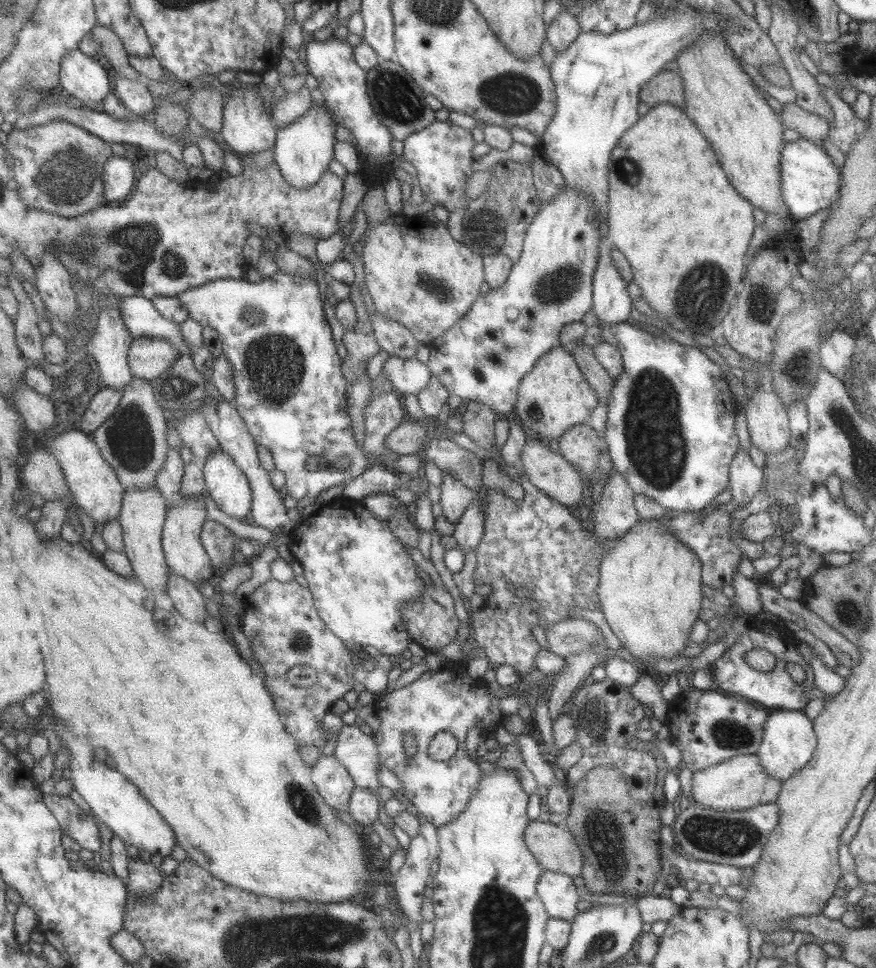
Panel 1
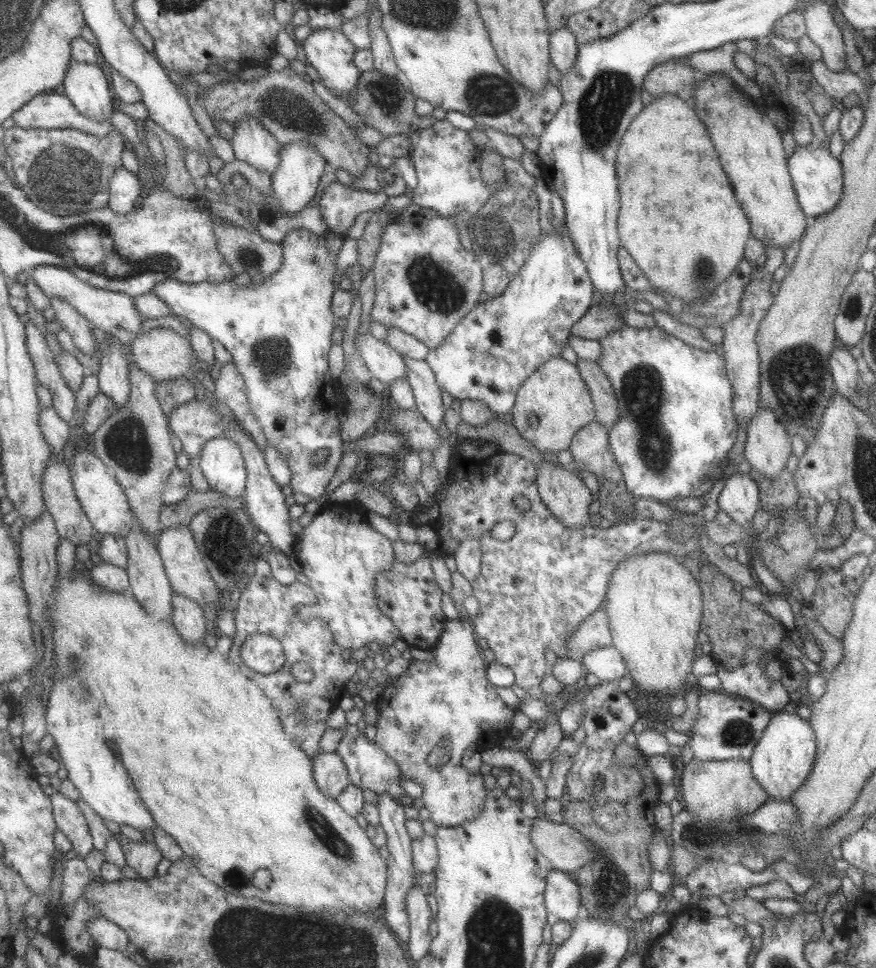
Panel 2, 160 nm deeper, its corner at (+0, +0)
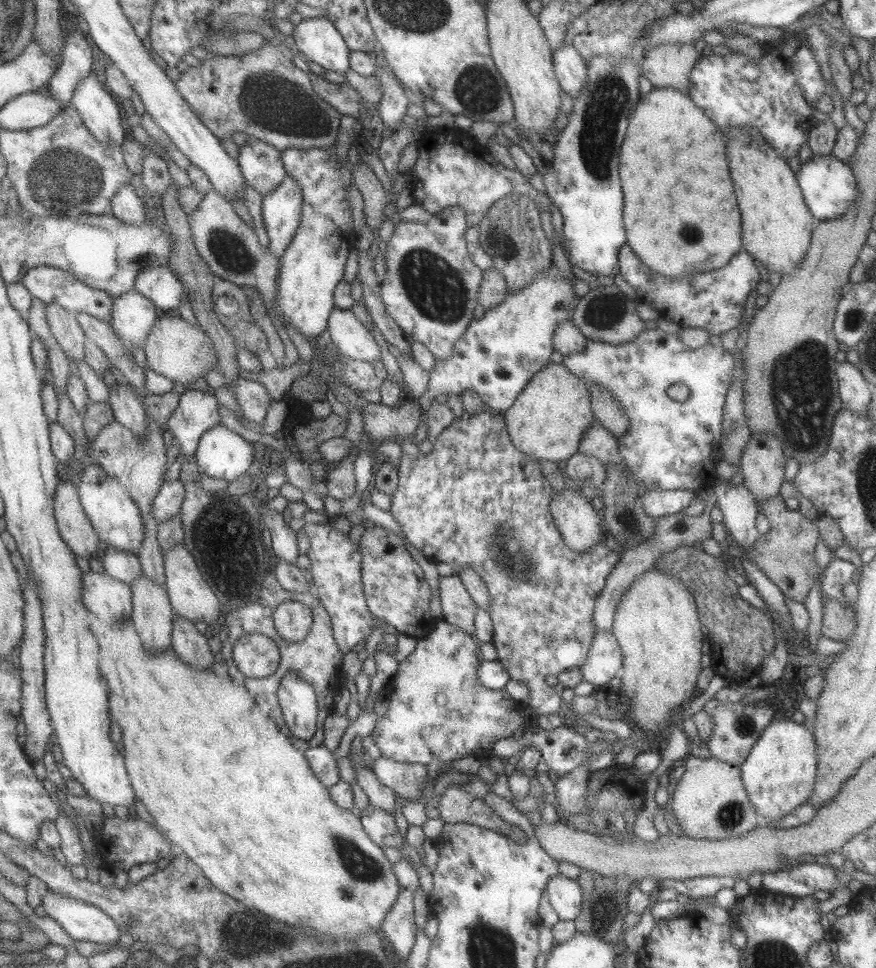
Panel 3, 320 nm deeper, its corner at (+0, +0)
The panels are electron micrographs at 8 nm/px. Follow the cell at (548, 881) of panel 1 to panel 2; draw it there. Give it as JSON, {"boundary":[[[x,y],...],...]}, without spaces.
{"boundary":[[[552,869],[545,877],[544,907],[549,918],[570,922],[579,910],[579,888],[567,873]]]}

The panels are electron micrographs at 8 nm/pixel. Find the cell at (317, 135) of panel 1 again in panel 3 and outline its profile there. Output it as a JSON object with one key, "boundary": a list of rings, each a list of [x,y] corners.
{"boundary":[[[285,175],[273,190],[262,195],[260,213],[269,239],[268,250],[277,259],[299,226],[301,189],[294,178]]]}

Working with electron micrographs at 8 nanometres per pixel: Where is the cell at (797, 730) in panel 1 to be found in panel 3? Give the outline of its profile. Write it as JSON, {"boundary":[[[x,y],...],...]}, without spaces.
{"boundary":[[[789,717],[773,719],[739,765],[747,801],[763,821],[781,821],[797,806],[807,803],[817,770],[816,744],[812,731]]]}

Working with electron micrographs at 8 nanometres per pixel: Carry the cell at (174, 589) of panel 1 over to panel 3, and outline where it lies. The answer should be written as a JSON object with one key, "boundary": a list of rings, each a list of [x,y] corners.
{"boundary":[[[175,615],[170,648],[173,649],[175,654],[191,668],[198,668],[199,670],[202,668],[212,668],[212,664],[214,663],[213,653],[209,650],[207,638],[193,627],[193,621],[191,620]]]}

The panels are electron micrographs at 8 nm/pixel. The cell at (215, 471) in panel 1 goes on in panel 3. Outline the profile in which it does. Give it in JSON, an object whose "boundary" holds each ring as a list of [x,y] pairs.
{"boundary":[[[219,424],[201,433],[194,459],[202,475],[230,483],[247,473],[253,453],[252,443]]]}

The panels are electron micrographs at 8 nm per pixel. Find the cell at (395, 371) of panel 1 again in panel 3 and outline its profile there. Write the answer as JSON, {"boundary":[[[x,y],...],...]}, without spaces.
{"boundary":[[[333,307],[327,318],[327,332],[336,353],[352,361],[375,362],[381,360],[377,342],[368,328],[355,318],[353,309]]]}

